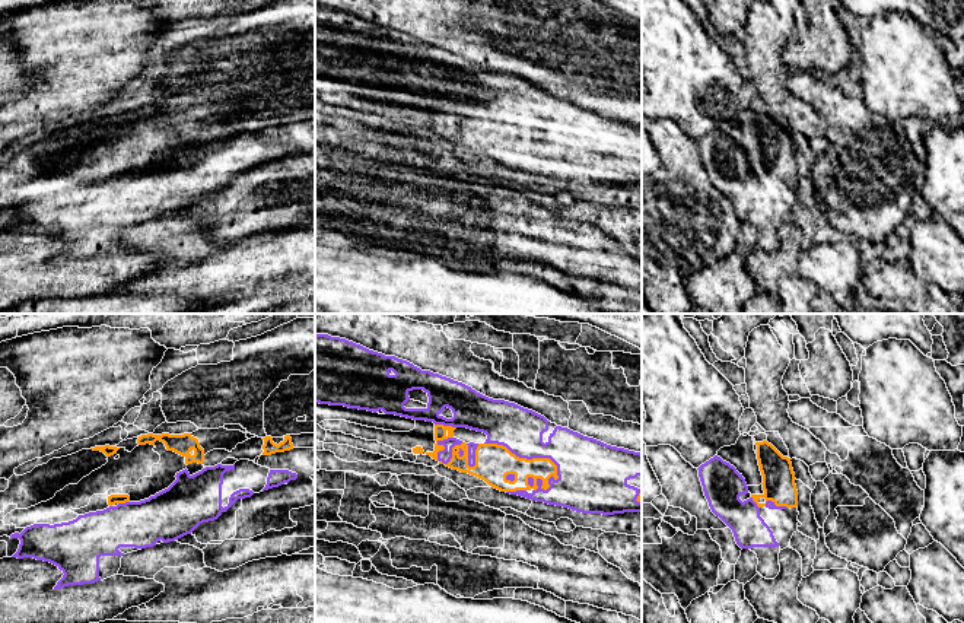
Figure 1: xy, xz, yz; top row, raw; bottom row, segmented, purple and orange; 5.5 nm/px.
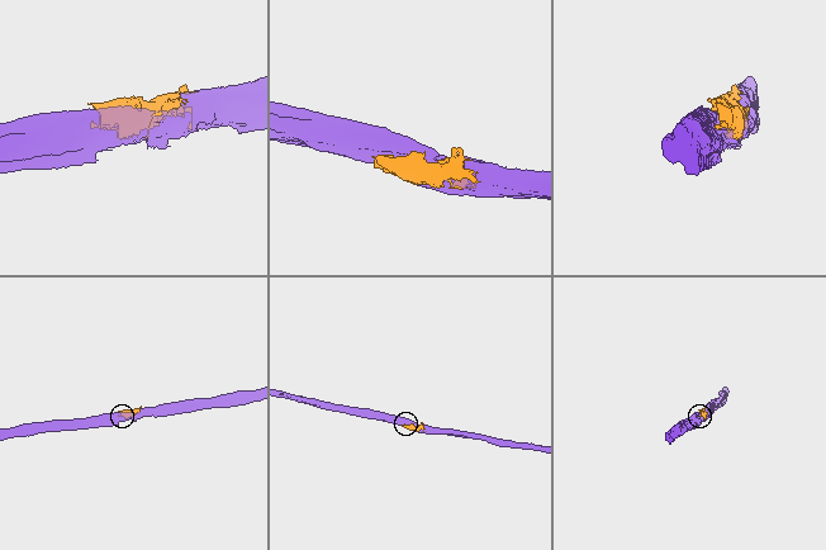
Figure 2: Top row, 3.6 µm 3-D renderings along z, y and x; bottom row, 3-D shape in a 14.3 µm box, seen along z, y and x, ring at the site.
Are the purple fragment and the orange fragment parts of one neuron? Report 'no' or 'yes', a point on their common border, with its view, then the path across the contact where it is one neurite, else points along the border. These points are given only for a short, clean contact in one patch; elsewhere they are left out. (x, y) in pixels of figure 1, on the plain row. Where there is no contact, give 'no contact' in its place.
yes | xz (527, 132)

